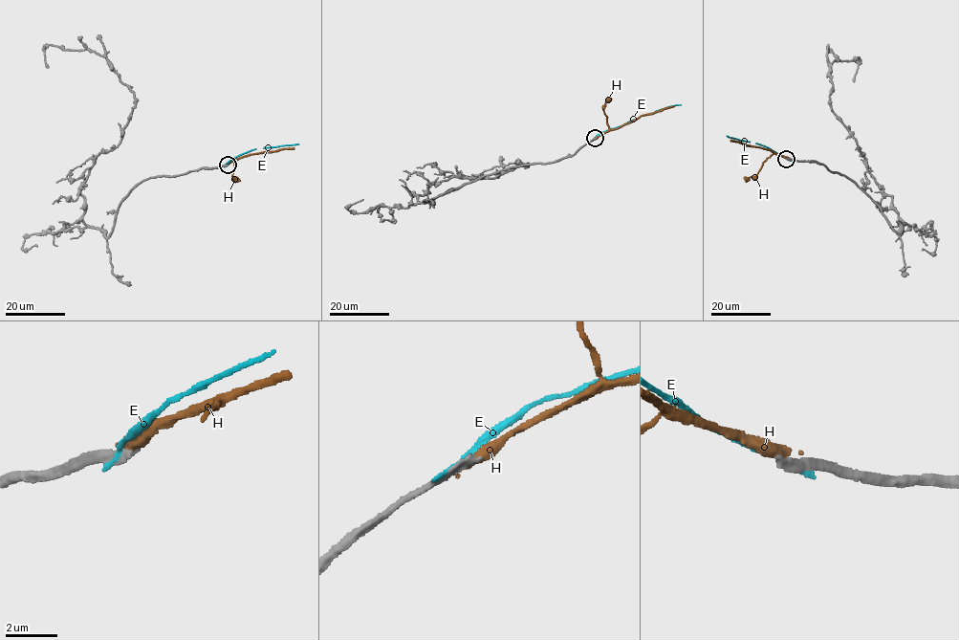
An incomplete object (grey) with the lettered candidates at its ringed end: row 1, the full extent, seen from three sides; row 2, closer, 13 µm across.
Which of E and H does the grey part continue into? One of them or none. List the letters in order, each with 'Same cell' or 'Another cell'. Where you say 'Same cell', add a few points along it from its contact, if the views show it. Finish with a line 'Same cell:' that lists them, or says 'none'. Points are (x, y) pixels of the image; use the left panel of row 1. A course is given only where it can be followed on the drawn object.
E: Another cell
H: Another cell
Same cell: none

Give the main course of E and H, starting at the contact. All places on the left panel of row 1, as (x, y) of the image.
E: (225, 165), (232, 158), (255, 148), (298, 143)
H: (227, 165), (239, 157), (294, 149)

